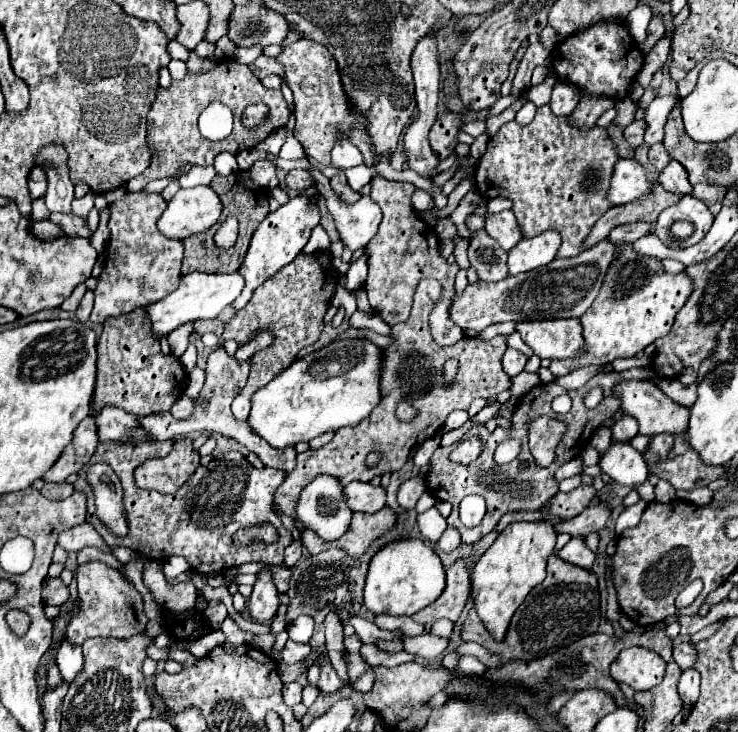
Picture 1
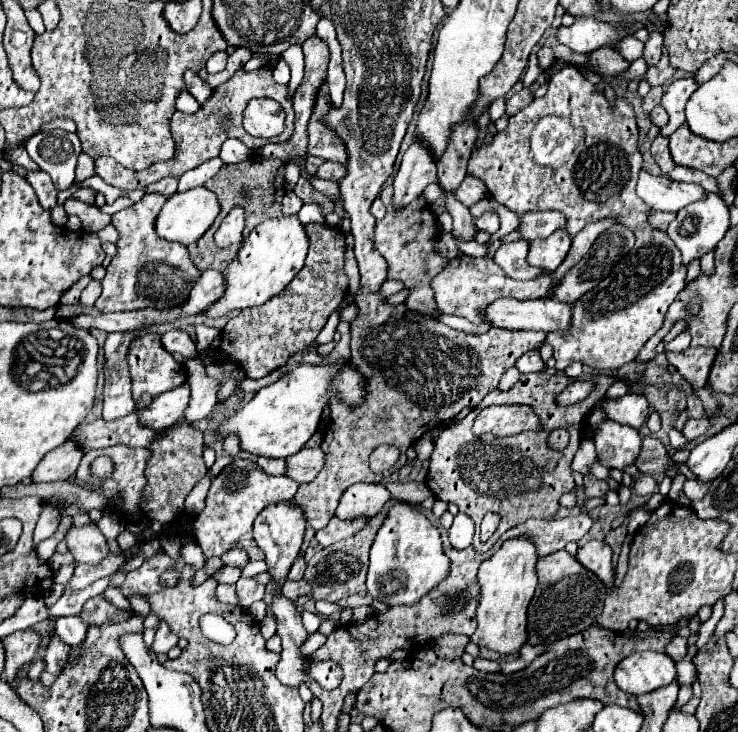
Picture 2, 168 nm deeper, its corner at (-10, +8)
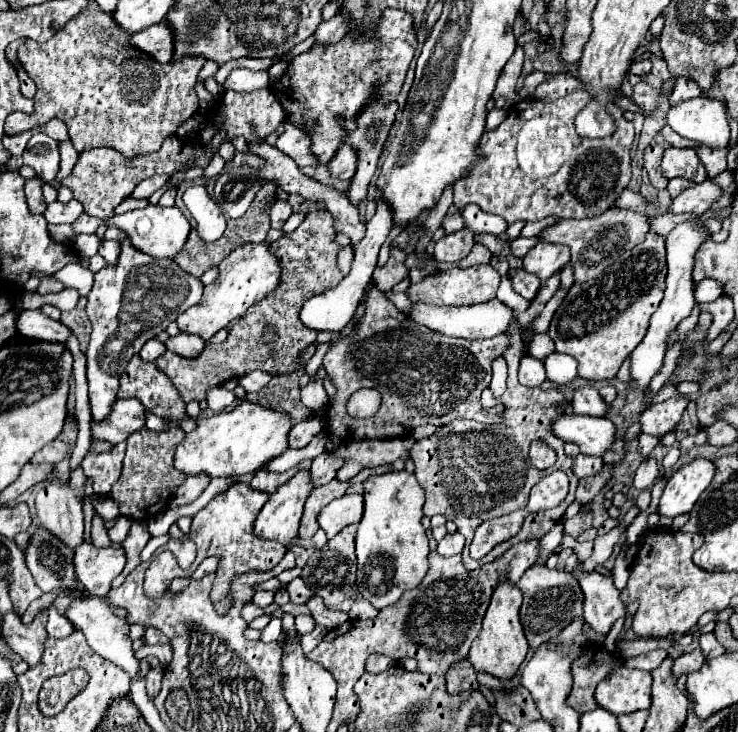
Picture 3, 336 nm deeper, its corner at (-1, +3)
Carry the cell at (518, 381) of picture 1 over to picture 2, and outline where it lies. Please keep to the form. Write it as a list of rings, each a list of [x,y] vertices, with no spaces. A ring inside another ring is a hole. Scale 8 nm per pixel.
[[[513,366],[513,368],[509,368],[507,372],[505,372],[505,376],[501,378],[501,384],[499,384],[499,390],[509,390],[517,380],[521,378],[521,372]]]

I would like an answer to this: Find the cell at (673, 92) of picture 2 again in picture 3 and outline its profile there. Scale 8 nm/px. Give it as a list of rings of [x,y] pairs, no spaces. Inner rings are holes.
[[[678,77],[676,87],[670,95],[670,105],[686,101],[686,99],[694,99],[694,97],[700,97],[700,85],[696,81],[690,81],[688,77]]]

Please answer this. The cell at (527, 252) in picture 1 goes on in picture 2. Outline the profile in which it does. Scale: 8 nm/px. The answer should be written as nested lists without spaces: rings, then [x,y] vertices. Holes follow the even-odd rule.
[[[561,228],[545,240],[531,240],[527,262],[537,268],[555,270],[567,256],[569,248],[571,248],[571,238],[569,238],[567,230]]]

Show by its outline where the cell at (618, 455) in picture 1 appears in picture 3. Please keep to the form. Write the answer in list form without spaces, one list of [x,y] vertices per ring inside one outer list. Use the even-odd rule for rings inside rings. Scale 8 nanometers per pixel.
[[[564,413],[552,421],[550,433],[564,443],[576,443],[584,455],[596,457],[602,457],[602,453],[614,443],[614,425],[606,417]]]

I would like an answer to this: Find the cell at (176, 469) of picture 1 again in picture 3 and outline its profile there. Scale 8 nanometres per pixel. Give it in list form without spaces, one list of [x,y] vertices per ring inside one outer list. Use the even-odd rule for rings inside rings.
[[[140,429],[126,439],[128,447],[122,465],[122,475],[112,485],[110,491],[112,499],[120,505],[120,515],[130,517],[134,521],[148,521],[150,517],[162,513],[168,507],[172,489],[186,479],[186,475],[178,473],[172,465],[174,449],[182,441],[182,437],[184,437],[182,429],[172,429],[168,433]]]

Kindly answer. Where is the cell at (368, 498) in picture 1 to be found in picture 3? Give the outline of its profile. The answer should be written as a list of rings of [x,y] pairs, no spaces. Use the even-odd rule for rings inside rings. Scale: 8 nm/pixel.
[[[344,495],[340,499],[334,499],[322,513],[318,513],[318,525],[326,531],[326,537],[332,539],[336,533],[340,533],[346,525],[360,523],[362,519],[362,507],[364,507],[362,495]]]

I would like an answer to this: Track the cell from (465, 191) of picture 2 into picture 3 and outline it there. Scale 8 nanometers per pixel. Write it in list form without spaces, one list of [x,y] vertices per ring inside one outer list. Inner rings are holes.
[[[378,199],[378,207],[376,207],[376,215],[366,223],[366,235],[362,241],[354,243],[354,261],[350,265],[350,271],[348,275],[344,275],[344,279],[334,285],[332,289],[320,293],[320,295],[314,295],[310,297],[304,305],[302,305],[302,311],[300,311],[300,319],[302,323],[308,327],[308,329],[314,329],[314,331],[342,331],[348,321],[354,317],[354,311],[364,295],[364,289],[368,287],[370,279],[372,279],[372,271],[376,267],[376,259],[378,259],[378,251],[380,251],[380,245],[386,241],[390,229],[392,229],[392,221],[390,221],[390,209],[388,205],[384,205],[380,199]]]

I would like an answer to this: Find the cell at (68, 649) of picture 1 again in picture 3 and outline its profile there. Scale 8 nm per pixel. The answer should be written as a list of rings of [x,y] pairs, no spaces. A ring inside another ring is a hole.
[[[52,605],[52,607],[48,609],[46,631],[48,631],[50,637],[68,637],[68,635],[74,631],[74,627],[72,627],[70,621],[68,621],[64,615],[60,615],[60,613],[54,609],[54,605]]]

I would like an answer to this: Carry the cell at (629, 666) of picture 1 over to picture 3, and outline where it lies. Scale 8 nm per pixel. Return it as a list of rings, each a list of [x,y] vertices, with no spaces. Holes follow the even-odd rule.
[[[614,669],[596,689],[596,701],[612,715],[626,715],[650,707],[650,673],[640,669]]]

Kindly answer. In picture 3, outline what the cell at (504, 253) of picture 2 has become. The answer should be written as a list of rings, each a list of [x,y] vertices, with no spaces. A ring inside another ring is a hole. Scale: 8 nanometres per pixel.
[[[510,271],[512,273],[512,287],[522,295],[526,297],[528,301],[532,301],[538,293],[538,289],[542,287],[542,281],[538,277],[534,277],[532,273],[526,273],[526,271]]]

